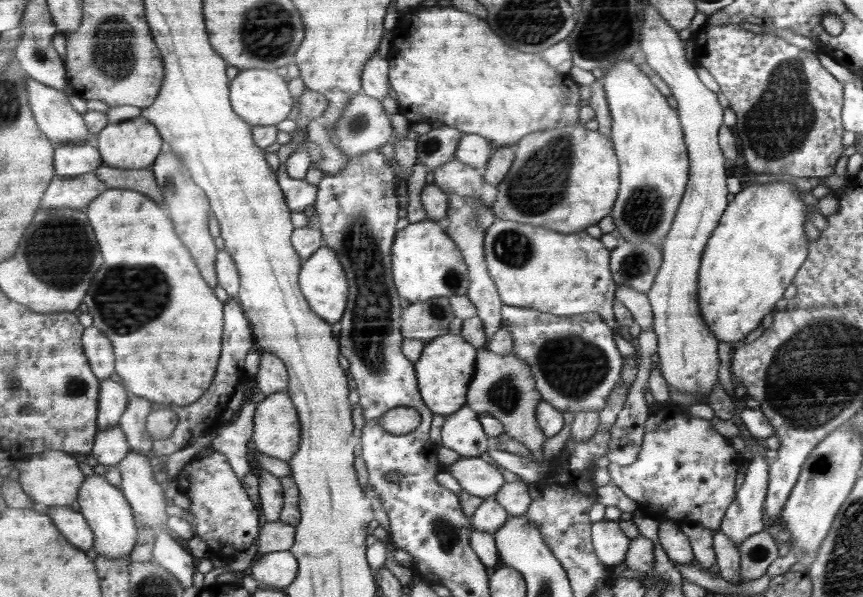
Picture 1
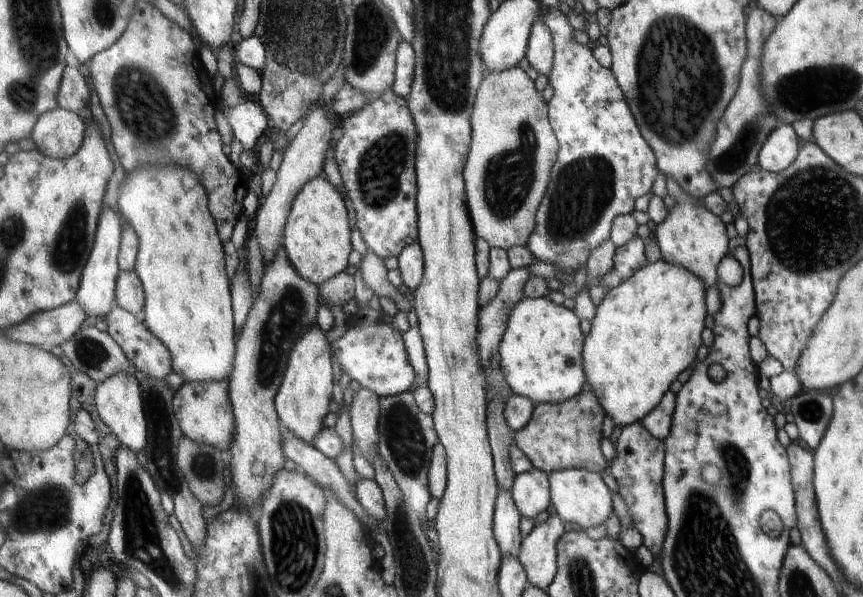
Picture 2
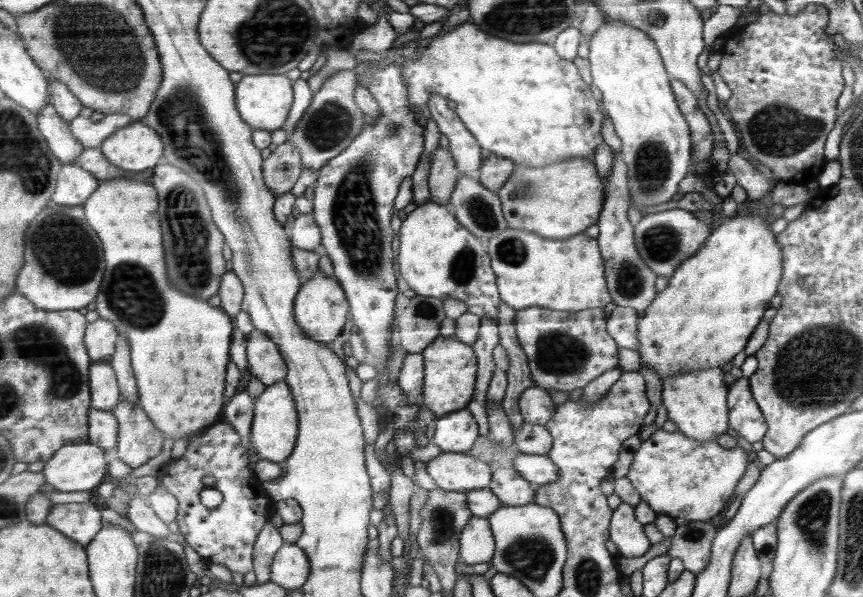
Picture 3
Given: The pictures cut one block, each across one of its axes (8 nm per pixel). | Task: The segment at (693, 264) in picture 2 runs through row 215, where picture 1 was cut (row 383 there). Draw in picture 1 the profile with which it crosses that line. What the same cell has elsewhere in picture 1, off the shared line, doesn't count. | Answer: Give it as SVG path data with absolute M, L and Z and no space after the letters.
M651 5L644 8L644 22L640 30L639 60L645 62L665 82L671 96L678 103L680 121L684 126L688 152L692 152L692 184L684 192L679 204L679 215L675 217L670 234L660 246L664 261L657 272L652 288L647 292L653 312L653 328L657 334L658 367L668 386L692 395L701 396L704 401L710 395L716 372L718 372L718 339L702 320L698 305L698 270L702 252L708 244L718 220L723 219L728 206L726 190L726 168L723 150L718 148L718 130L723 127L724 110L718 104L718 96L702 86L694 68L684 58L682 40L676 28Z

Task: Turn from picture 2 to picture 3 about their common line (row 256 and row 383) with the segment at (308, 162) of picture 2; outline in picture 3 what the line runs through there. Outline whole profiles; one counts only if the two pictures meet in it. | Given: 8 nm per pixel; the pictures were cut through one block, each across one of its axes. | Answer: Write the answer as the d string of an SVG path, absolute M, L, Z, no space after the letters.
M253 329L248 336L248 371L268 386L287 378L287 364L279 345L261 330Z

